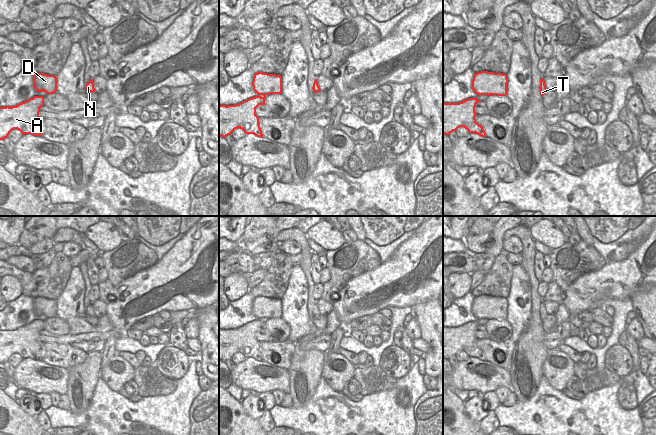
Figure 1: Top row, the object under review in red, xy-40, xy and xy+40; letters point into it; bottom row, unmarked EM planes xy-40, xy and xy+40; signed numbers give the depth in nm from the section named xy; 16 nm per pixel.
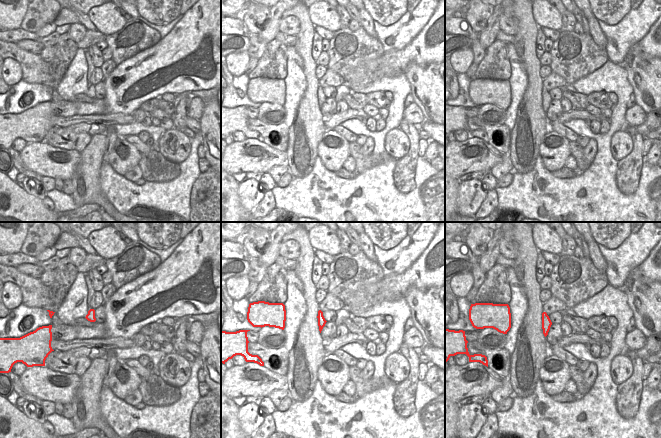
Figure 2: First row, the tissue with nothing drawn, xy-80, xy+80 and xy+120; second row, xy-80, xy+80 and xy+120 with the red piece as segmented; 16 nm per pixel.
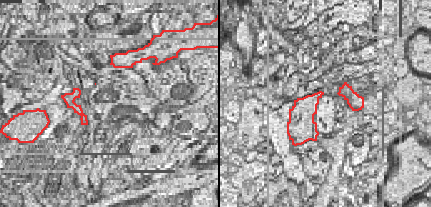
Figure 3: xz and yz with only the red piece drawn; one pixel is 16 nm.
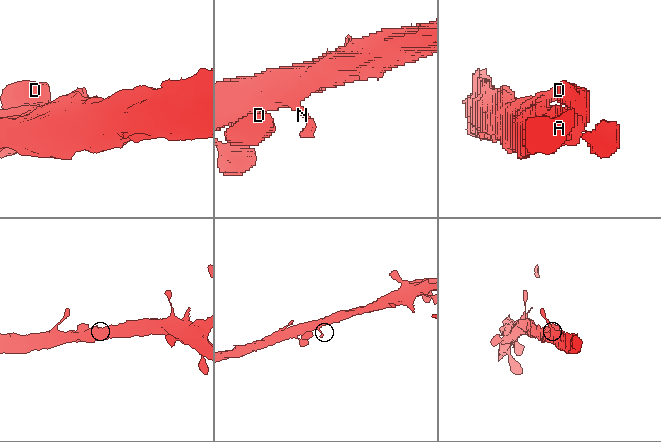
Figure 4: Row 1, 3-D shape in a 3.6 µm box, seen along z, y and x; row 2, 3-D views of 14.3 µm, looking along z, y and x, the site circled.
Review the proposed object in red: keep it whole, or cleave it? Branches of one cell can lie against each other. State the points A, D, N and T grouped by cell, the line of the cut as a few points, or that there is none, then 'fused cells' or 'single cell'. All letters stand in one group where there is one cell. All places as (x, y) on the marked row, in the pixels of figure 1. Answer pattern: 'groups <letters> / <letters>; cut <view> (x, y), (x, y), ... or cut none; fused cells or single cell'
groups A D N T; cut none; single cell

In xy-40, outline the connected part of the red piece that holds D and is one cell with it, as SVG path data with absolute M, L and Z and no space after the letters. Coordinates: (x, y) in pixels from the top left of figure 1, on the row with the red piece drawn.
M44 73L33 74L33 83L36 91L44 91L47 94L53 94L57 91L57 77Z

